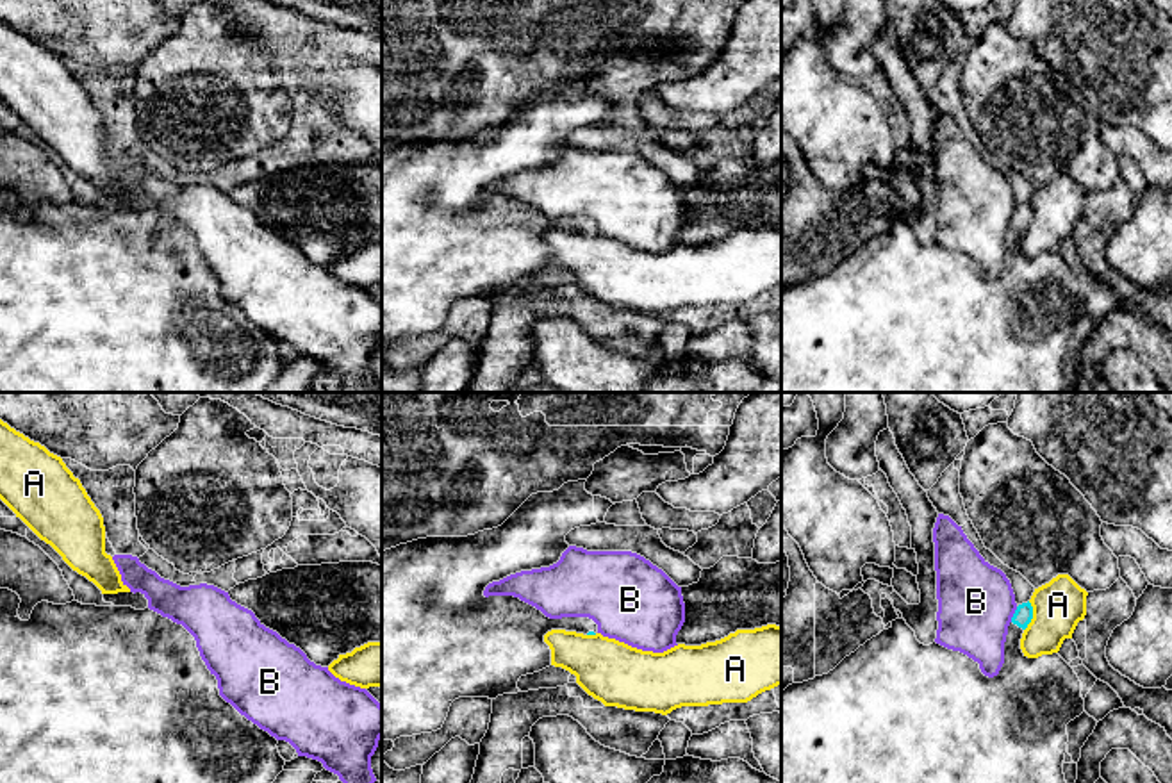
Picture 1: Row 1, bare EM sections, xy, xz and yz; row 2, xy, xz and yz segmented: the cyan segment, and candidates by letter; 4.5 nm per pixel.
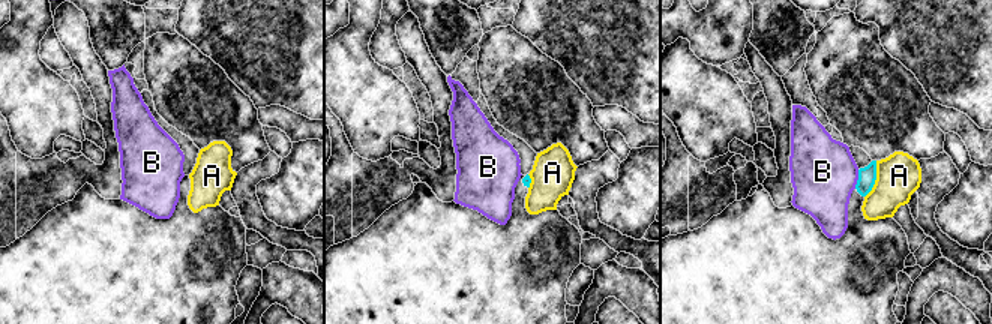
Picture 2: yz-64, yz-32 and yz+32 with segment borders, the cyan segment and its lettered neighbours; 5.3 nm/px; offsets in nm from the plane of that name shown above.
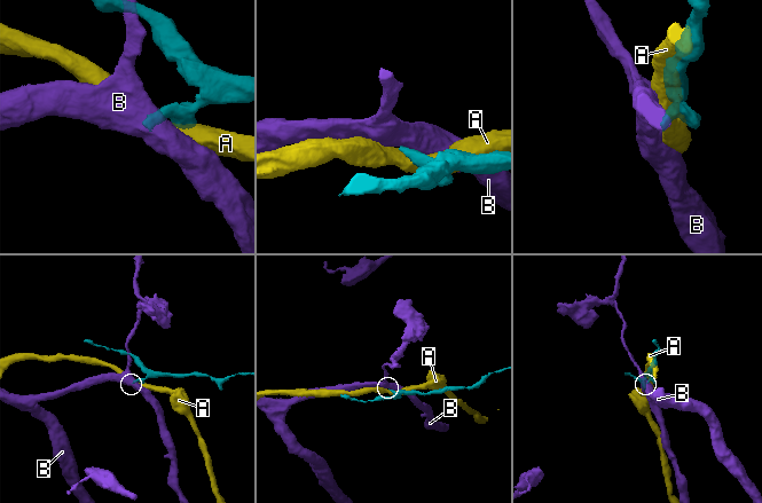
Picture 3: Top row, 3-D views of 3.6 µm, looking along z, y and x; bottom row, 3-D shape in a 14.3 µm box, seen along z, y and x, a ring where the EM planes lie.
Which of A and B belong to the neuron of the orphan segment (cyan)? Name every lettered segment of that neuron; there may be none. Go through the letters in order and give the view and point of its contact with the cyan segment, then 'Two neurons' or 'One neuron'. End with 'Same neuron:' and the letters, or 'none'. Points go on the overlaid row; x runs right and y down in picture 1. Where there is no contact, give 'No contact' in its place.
A: Touches cyan at yz (1031, 616). Two neurons
B: Touches cyan at yz (1014, 614). Two neurons
Same neuron: none

